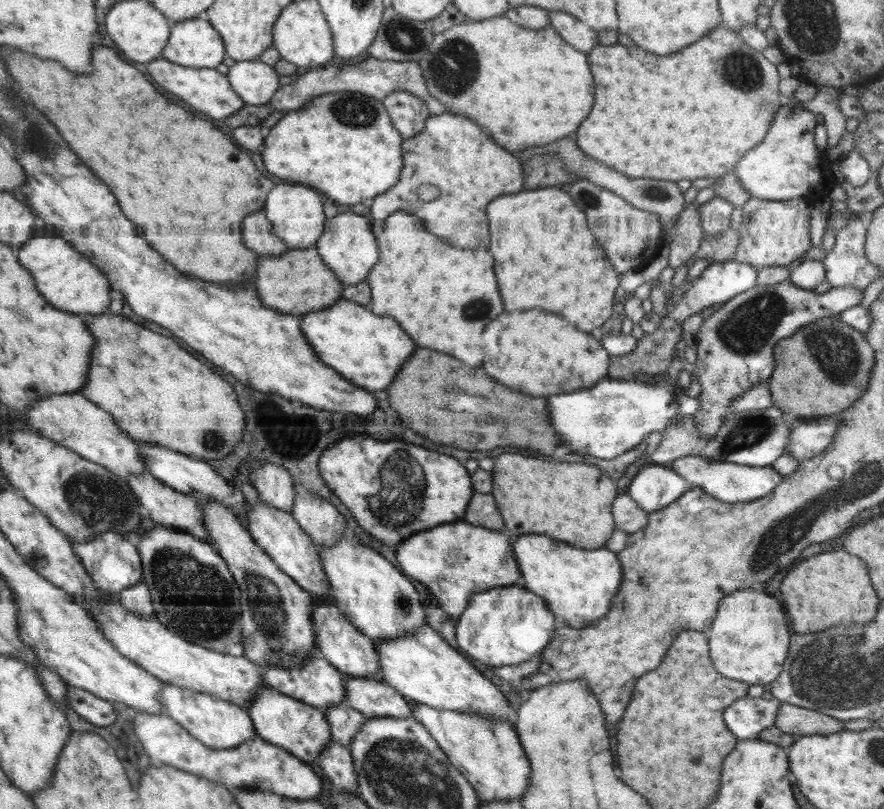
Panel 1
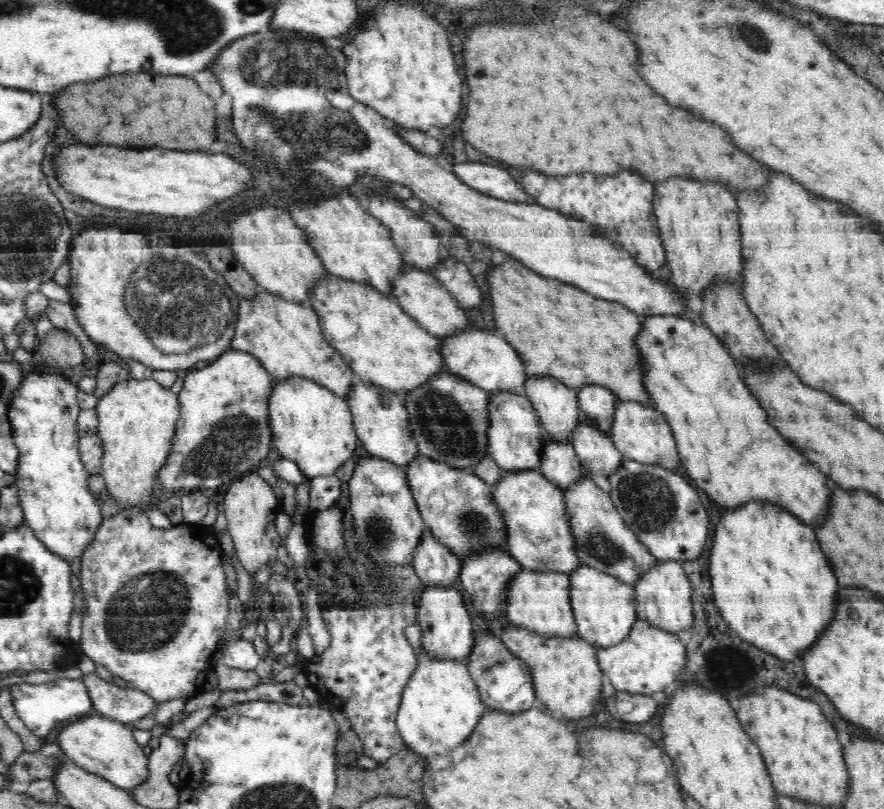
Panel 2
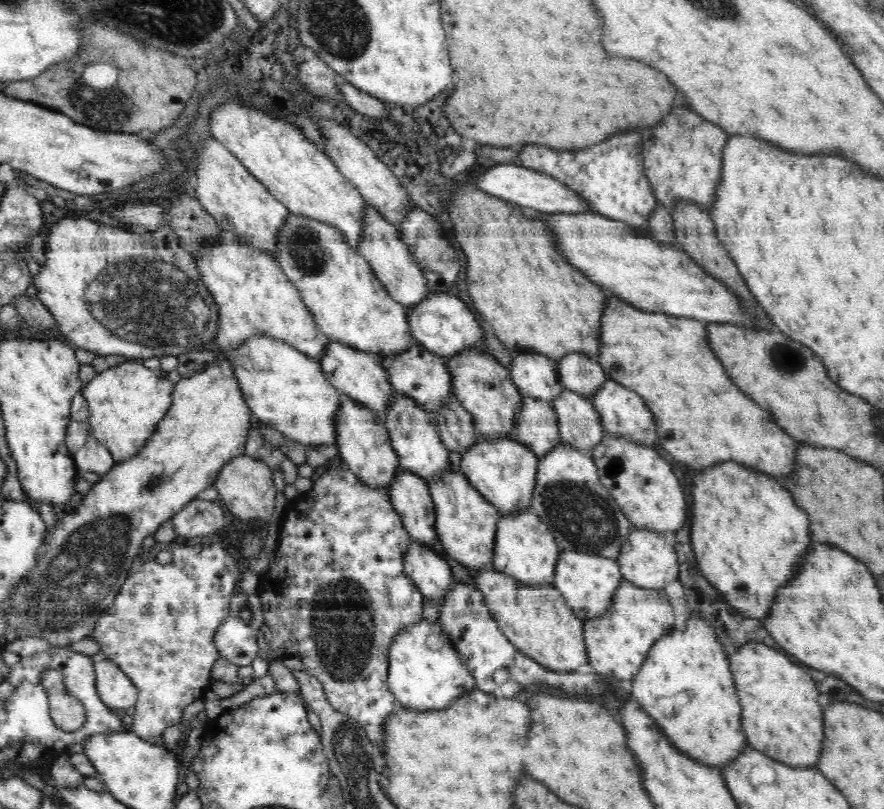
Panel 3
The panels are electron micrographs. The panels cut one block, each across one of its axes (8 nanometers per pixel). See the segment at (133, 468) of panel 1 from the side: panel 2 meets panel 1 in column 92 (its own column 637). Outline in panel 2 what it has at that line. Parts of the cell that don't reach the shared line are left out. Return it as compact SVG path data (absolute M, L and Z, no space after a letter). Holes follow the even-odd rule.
M637 400L616 401L610 436L616 448L623 454L624 460L636 459L638 462L653 463L672 471L681 466L670 425L667 424L663 412L656 410L652 404Z

